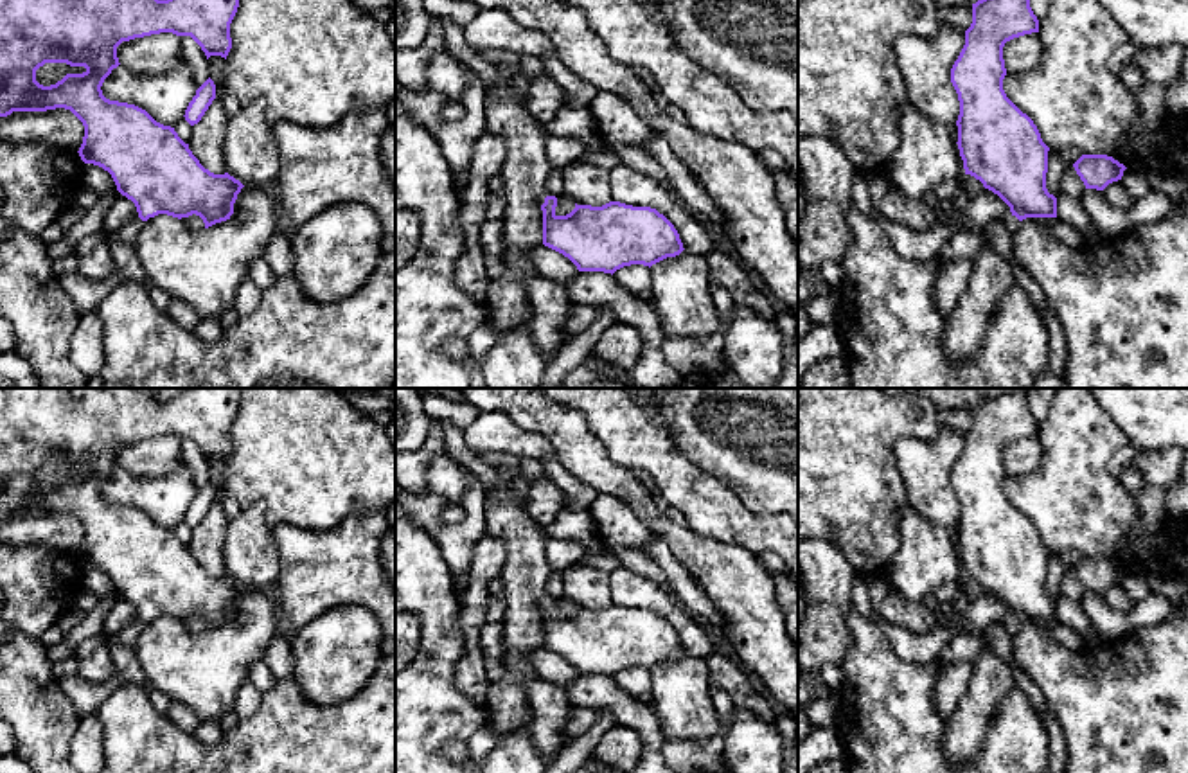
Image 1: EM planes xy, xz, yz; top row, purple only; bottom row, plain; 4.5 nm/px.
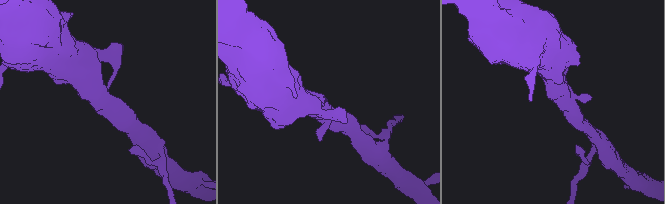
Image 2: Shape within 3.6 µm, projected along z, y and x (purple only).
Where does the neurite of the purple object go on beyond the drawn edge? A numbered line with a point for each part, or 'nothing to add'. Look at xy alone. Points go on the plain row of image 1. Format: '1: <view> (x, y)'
1: xy (128, 637)

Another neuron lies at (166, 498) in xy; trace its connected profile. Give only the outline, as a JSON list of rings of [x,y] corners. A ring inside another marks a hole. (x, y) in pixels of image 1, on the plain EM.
[[[187,464],[160,476],[138,476],[119,467],[104,482],[102,498],[110,503],[135,507],[156,525],[174,530],[196,498],[196,485]]]

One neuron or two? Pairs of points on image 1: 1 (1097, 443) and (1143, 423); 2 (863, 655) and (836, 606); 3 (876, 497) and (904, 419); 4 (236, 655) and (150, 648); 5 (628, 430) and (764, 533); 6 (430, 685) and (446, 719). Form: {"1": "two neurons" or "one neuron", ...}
{"1": "two neurons", "2": "two neurons", "3": "one neuron", "4": "one neuron", "5": "one neuron", "6": "one neuron"}

